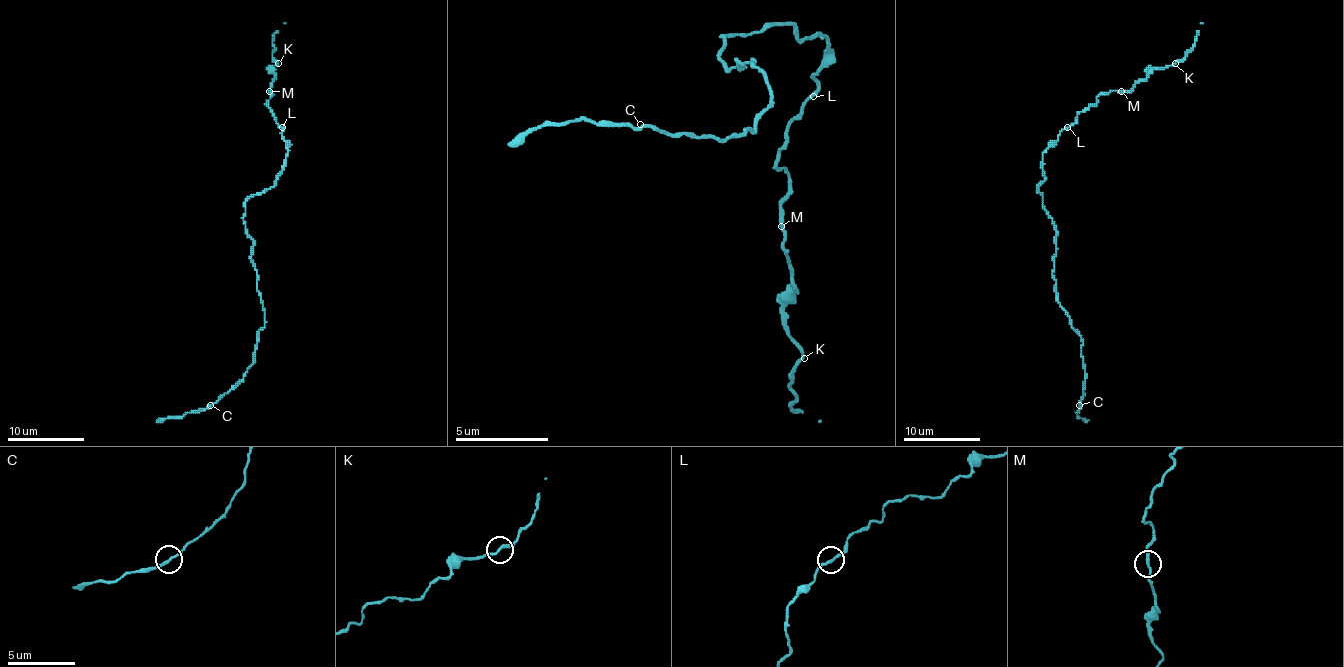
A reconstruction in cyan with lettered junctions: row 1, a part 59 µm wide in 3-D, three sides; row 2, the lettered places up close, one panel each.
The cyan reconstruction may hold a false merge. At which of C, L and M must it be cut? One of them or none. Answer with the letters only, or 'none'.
none

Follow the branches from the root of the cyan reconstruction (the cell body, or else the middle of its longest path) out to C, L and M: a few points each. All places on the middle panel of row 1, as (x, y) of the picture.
C: (724, 35), (719, 59), (729, 68), (752, 59), (766, 77), (771, 106), (757, 129), (691, 138), (640, 124)
L: (724, 35), (752, 35), (771, 26), (790, 26), (804, 40), (822, 35), (827, 59), (813, 73), (813, 96)
M: (724, 35), (790, 26), (827, 40), (818, 92), (776, 162), (790, 176), (780, 227)

